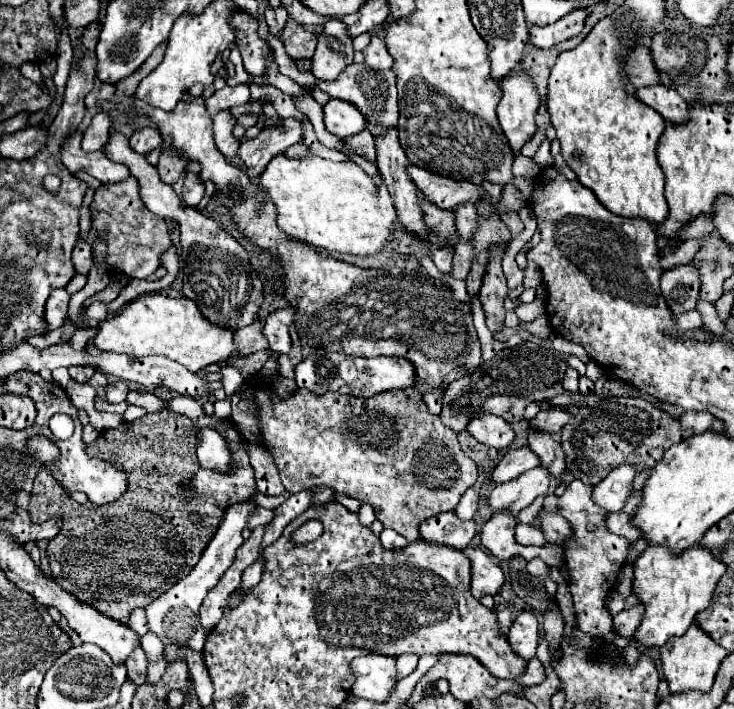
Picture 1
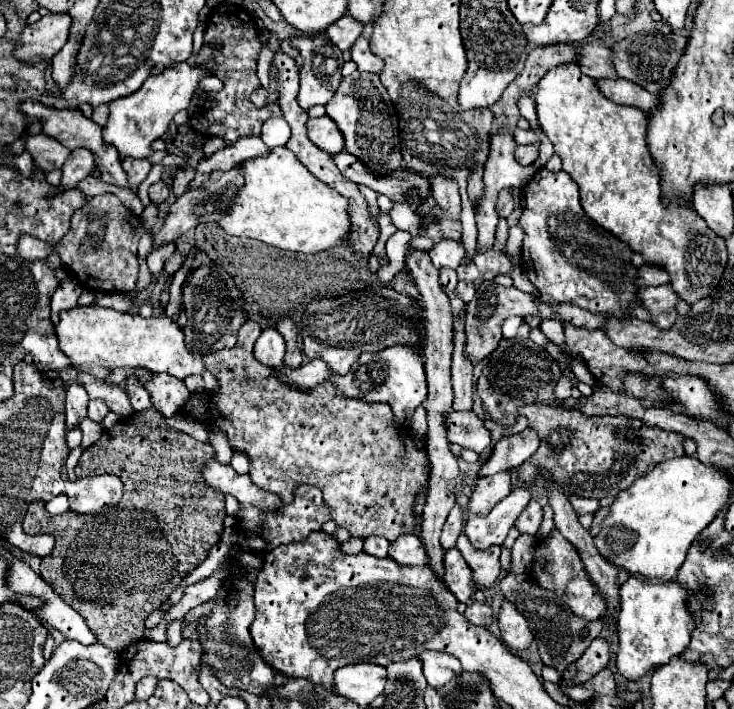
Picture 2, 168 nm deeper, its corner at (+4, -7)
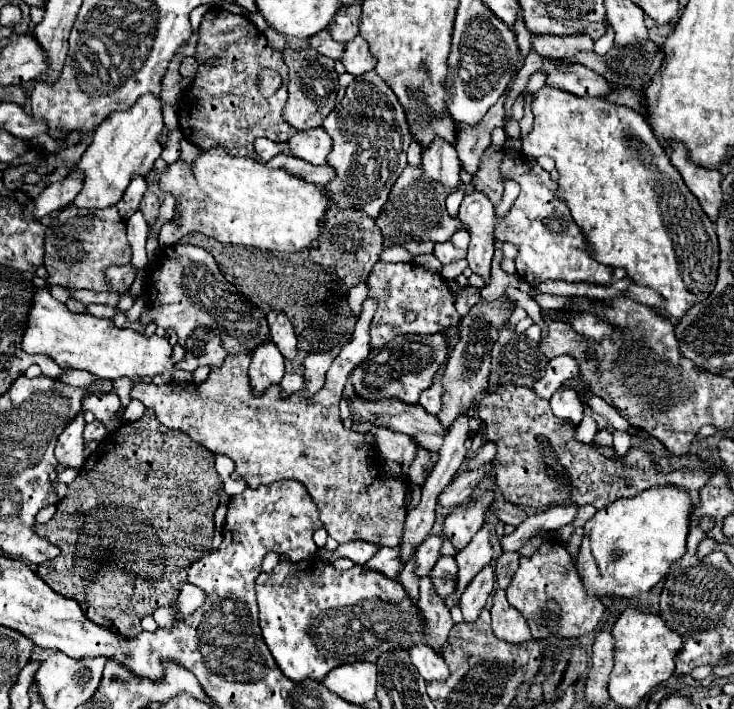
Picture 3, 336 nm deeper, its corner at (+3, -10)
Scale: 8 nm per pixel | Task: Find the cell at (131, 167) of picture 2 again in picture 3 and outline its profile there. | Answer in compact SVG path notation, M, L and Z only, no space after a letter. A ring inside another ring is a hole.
M135 175L135 177L131 179L129 187L125 189L121 201L117 203L117 209L121 211L121 217L123 217L123 219L129 219L129 217L137 211L137 207L139 207L139 203L141 203L145 191L147 191L147 179L145 179L143 175Z

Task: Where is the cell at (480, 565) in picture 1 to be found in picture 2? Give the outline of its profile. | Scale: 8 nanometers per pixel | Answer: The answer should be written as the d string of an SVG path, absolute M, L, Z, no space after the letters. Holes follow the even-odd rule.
M450 548L444 554L444 568L446 568L444 584L448 584L448 590L456 596L458 602L468 602L470 596L474 594L472 570L468 568L466 560L460 556L460 552L456 548Z

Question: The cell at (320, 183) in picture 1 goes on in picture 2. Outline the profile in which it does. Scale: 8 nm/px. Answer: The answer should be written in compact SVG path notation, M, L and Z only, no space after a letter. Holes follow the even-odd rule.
M274 148L268 156L240 164L244 184L218 226L238 238L260 240L292 252L322 252L342 244L350 232L348 200L308 172L288 148Z

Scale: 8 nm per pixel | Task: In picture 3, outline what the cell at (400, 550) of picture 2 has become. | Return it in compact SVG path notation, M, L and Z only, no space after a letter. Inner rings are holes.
M381 547L377 551L377 555L373 559L369 559L367 569L381 571L389 579L395 579L401 573L401 567L403 567L399 553L401 553L401 547Z

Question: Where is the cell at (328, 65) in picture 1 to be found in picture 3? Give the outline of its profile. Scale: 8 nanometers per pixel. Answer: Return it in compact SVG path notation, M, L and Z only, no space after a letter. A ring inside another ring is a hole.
M311 47L303 49L283 49L283 59L289 67L289 99L285 105L285 121L297 131L319 127L323 119L333 111L335 97L339 91L339 73L335 71L335 61L317 53Z

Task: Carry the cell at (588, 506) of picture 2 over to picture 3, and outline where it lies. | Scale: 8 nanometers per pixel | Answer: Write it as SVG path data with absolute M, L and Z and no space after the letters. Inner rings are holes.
M553 505L545 511L537 511L535 515L527 517L511 535L501 539L503 551L519 551L535 533L555 531L563 525L569 525L579 511L579 505Z

